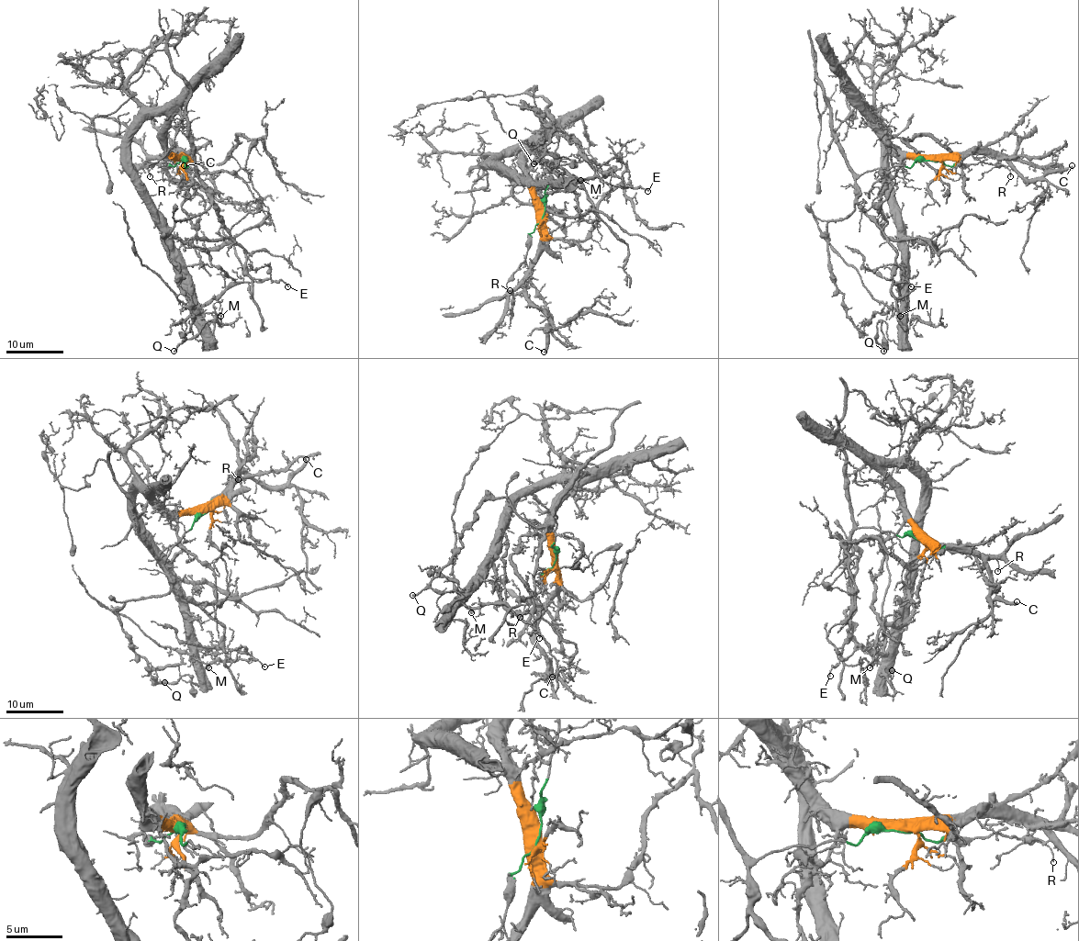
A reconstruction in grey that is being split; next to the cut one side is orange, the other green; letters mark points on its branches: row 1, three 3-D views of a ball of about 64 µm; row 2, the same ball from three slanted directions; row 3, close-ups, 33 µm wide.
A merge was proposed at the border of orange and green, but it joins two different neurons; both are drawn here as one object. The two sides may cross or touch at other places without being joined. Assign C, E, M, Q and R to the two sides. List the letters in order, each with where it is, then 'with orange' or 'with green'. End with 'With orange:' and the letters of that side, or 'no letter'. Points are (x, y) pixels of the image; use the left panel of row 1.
C: place (184, 165); with orange
E: place (287, 286); with orange
M: place (220, 316); with orange
Q: place (174, 351); with green
R: place (150, 176); with green
With orange: C, E, M

